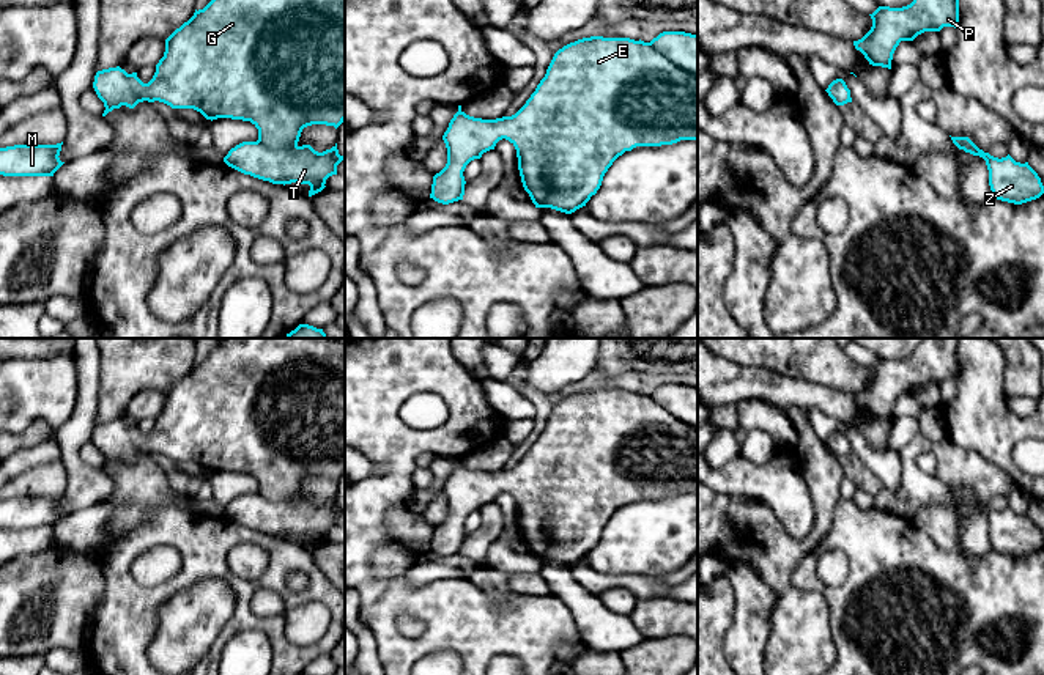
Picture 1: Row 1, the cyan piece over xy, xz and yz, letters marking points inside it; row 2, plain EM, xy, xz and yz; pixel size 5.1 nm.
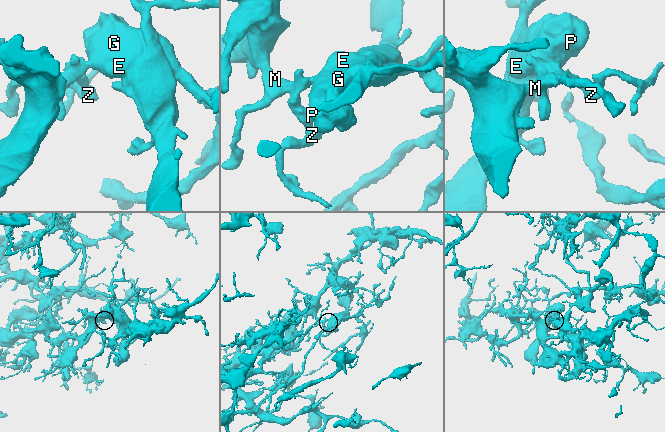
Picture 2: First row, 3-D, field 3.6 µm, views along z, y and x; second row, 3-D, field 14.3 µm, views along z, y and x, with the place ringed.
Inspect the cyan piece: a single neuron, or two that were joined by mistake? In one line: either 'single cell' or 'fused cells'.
fused cells

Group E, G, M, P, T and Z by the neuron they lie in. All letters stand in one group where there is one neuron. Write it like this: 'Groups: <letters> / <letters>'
Groups: E G P T / M Z

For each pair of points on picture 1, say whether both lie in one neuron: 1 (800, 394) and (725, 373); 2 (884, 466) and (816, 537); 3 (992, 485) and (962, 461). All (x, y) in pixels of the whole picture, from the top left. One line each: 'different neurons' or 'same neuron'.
1: same neuron
2: different neurons
3: same neuron

